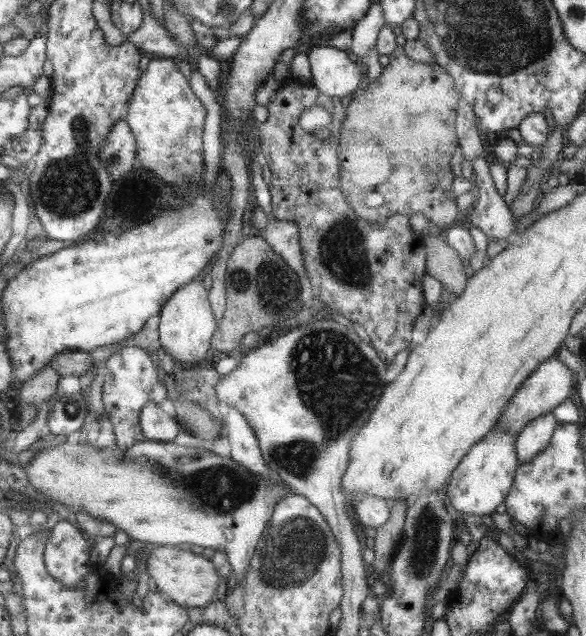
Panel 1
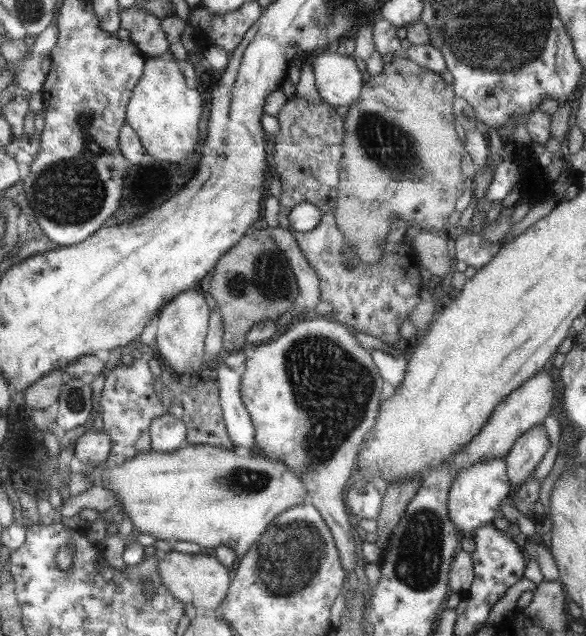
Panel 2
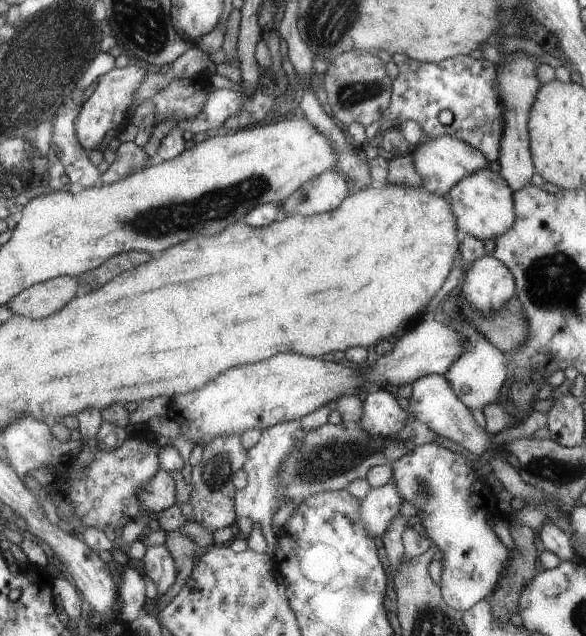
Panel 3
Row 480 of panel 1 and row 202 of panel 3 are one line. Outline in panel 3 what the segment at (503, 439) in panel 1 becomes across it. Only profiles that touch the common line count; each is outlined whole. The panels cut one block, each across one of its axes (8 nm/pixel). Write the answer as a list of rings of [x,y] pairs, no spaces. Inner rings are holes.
[[[479,169],[475,173],[460,178],[449,193],[449,206],[456,218],[457,226],[466,234],[478,238],[481,242],[488,238],[499,237],[512,226],[515,220],[512,189],[499,174],[490,169]]]

